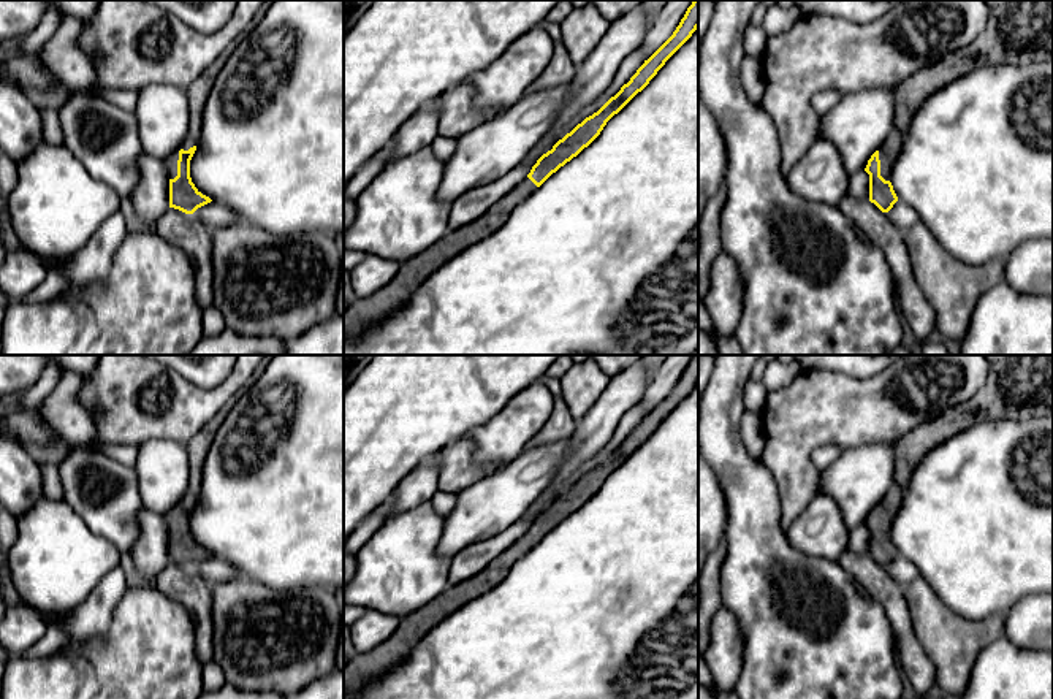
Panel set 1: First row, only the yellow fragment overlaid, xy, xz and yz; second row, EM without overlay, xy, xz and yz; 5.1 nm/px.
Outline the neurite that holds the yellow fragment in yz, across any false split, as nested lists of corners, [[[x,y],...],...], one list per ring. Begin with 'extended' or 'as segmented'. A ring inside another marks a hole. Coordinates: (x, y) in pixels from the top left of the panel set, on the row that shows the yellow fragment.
extended | [[[891,133],[885,143],[876,151],[865,171],[869,174],[869,201],[882,212],[888,212],[898,201],[890,179],[893,160],[901,151],[904,133]]]

